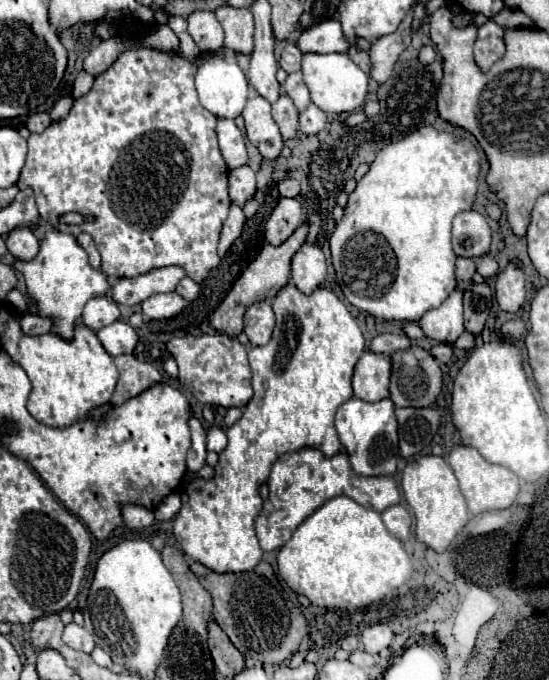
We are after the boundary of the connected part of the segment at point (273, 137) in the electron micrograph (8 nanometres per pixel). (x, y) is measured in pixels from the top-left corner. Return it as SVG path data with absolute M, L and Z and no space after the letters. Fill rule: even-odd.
M254 96L246 102L242 112L246 122L246 136L258 148L264 160L280 158L284 148L284 138L280 134L278 124L270 114L270 104L262 96Z

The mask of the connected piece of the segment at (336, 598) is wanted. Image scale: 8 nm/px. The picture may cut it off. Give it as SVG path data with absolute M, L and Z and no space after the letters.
M336 496L324 502L312 516L308 516L292 534L292 538L278 552L278 572L284 582L298 594L304 594L314 606L320 608L362 608L382 600L388 592L408 582L412 562L402 546L384 526L376 510L364 508L346 496Z

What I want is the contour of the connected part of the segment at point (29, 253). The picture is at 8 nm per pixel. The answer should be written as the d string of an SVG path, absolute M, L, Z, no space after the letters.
M18 228L6 236L6 248L14 258L30 262L38 254L38 240L30 228Z

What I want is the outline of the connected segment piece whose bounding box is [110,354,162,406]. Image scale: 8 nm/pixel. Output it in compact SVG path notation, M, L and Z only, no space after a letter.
M132 354L116 356L114 364L120 372L114 396L110 400L112 406L120 406L126 400L138 396L140 392L148 390L152 384L158 384L162 380L162 372L156 364L150 362L140 362Z

